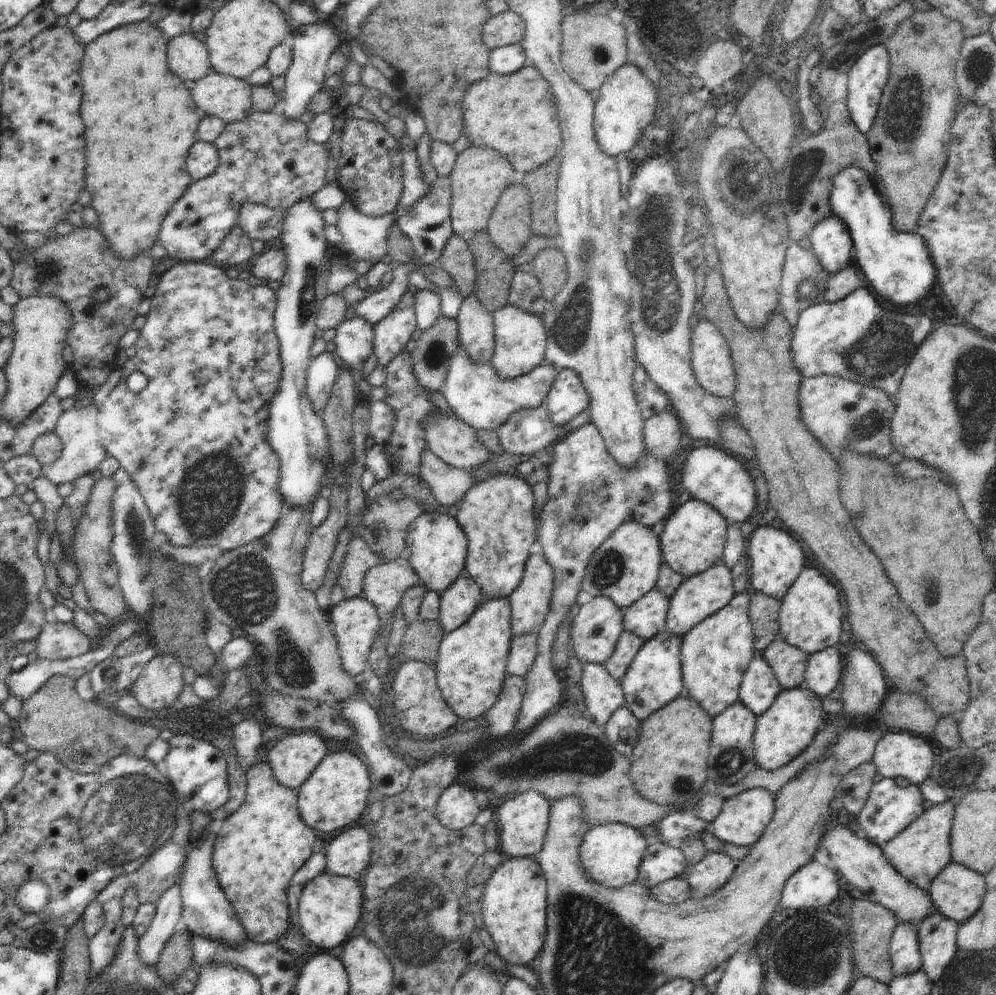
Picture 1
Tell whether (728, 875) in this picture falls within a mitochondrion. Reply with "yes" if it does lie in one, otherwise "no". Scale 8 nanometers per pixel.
no

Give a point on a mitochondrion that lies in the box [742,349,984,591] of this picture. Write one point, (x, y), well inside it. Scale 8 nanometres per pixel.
(872, 422)

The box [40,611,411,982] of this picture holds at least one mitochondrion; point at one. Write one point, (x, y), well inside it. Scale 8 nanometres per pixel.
(121, 822)

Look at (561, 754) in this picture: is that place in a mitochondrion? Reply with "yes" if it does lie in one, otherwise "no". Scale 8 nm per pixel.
yes

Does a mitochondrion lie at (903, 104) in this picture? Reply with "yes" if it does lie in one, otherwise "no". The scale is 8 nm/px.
yes

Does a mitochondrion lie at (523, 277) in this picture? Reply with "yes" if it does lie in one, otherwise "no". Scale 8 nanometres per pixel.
no

